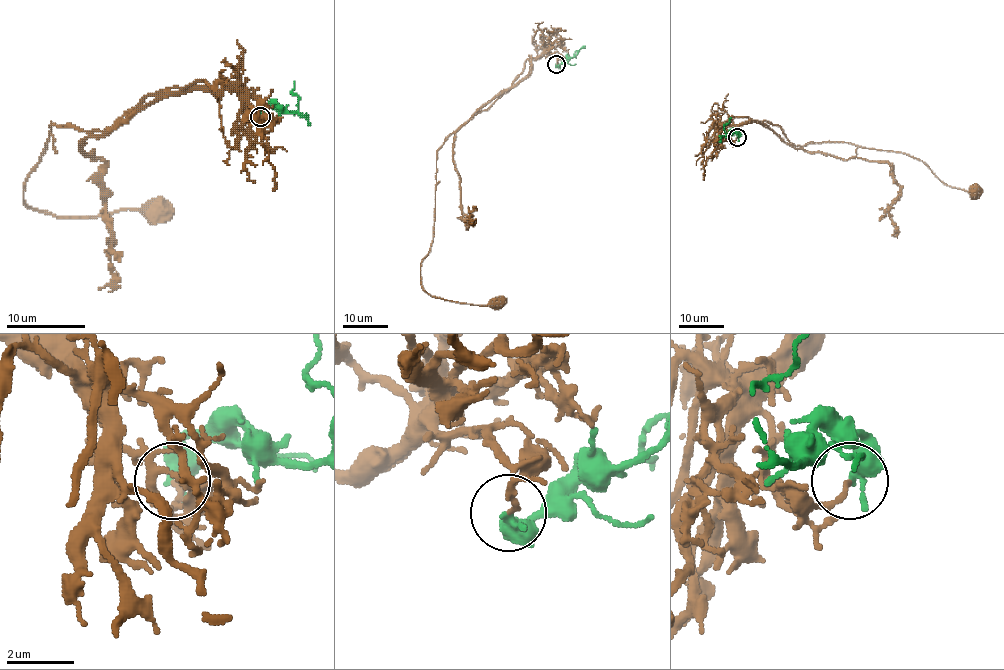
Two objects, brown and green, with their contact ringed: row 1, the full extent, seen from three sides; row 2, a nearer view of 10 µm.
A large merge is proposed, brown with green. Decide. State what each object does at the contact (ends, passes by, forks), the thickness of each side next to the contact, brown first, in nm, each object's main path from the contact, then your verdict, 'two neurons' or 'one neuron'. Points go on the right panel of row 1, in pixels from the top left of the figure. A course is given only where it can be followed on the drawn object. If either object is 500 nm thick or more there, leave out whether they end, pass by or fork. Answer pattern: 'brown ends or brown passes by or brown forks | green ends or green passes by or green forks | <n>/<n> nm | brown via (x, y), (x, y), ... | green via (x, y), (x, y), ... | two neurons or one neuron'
brown ends | green passes by | 150/360 nm | brown via (737, 138), (724, 126), (744, 117), (795, 146), (850, 142), (908, 154), (973, 192) | green via (737, 138), (737, 132), (730, 135), (723, 125), (731, 117) | two neurons

